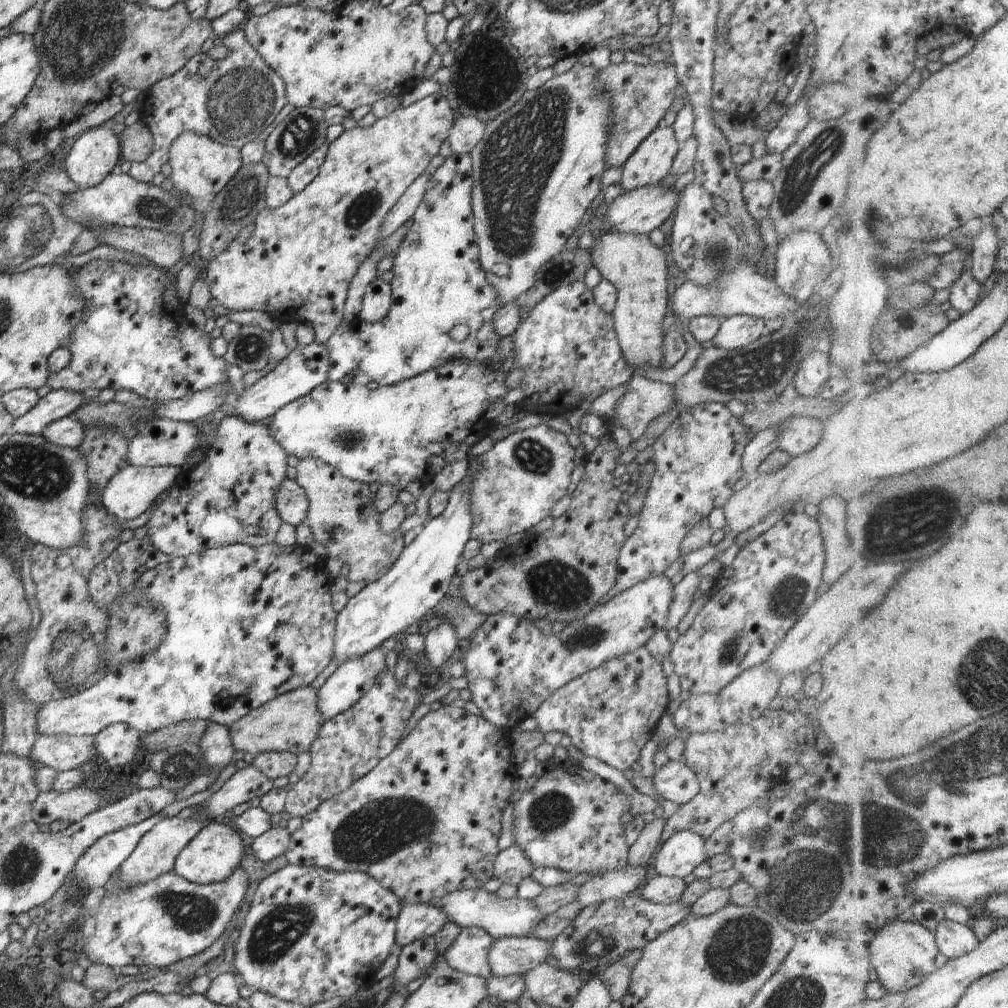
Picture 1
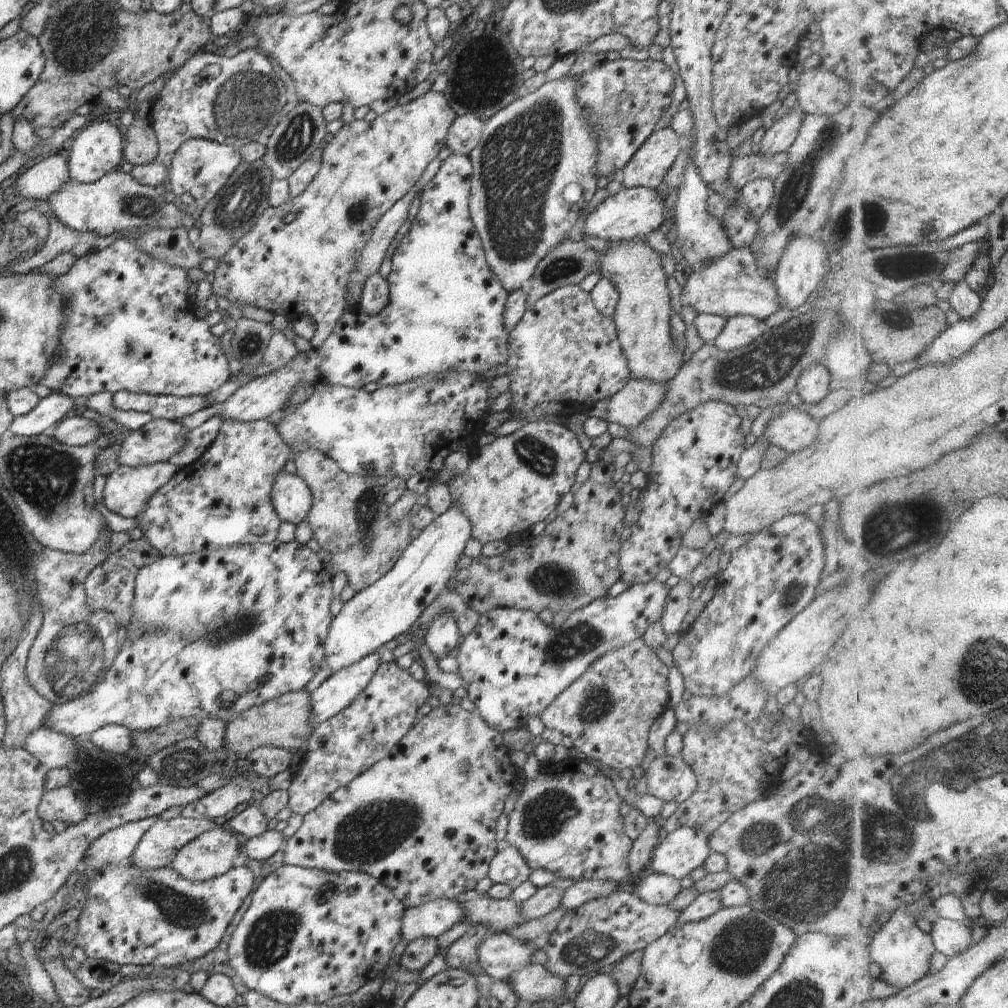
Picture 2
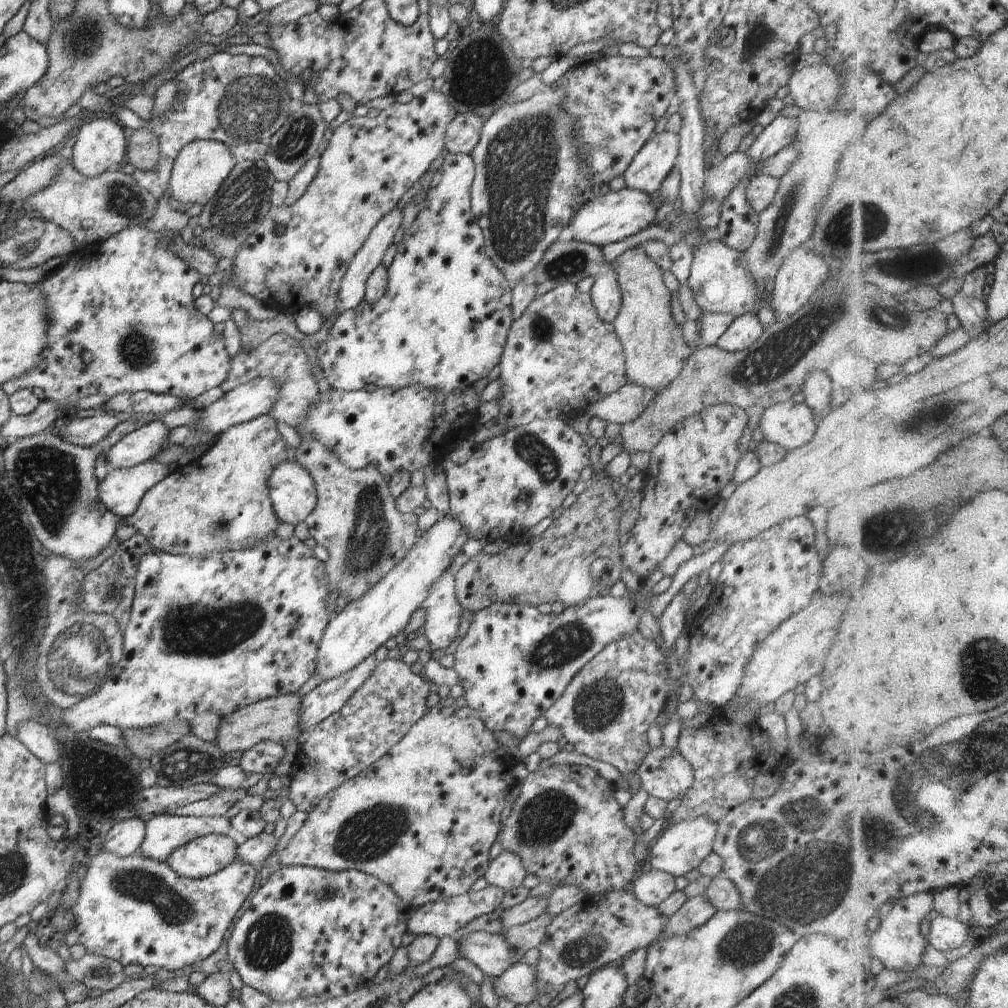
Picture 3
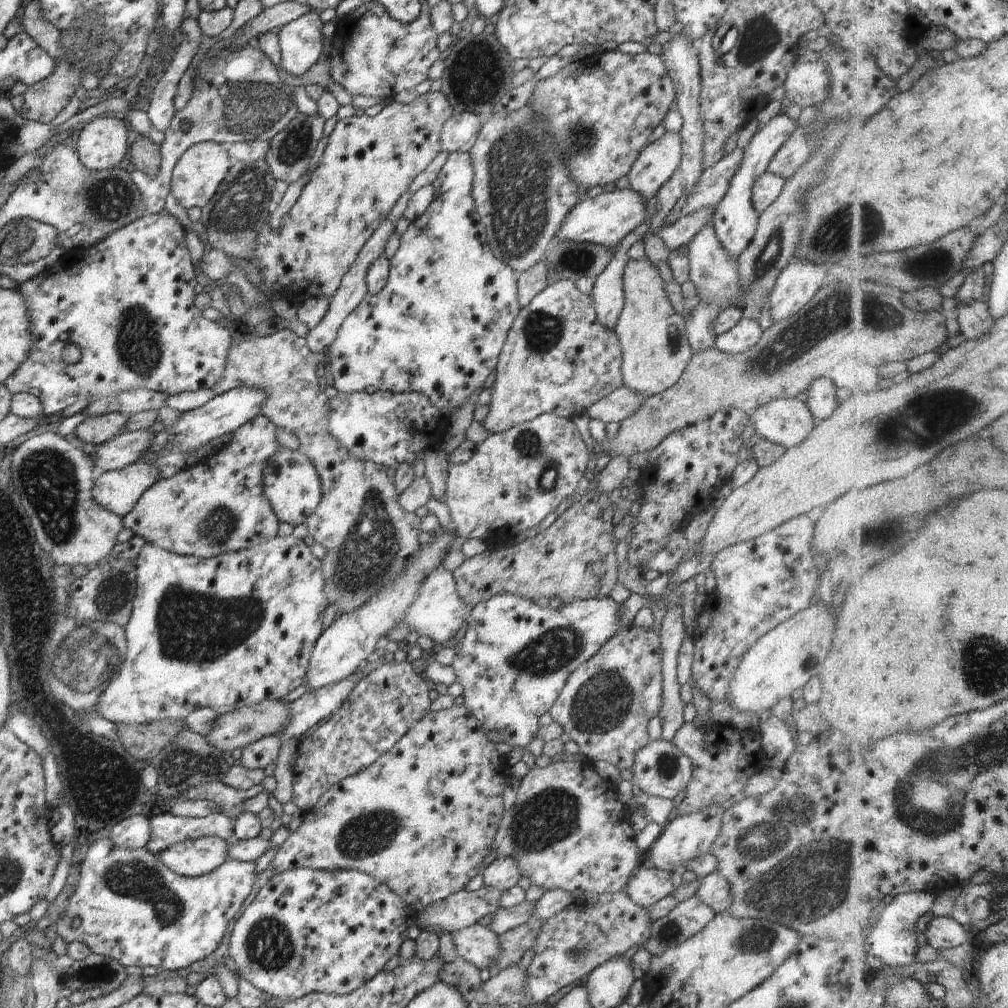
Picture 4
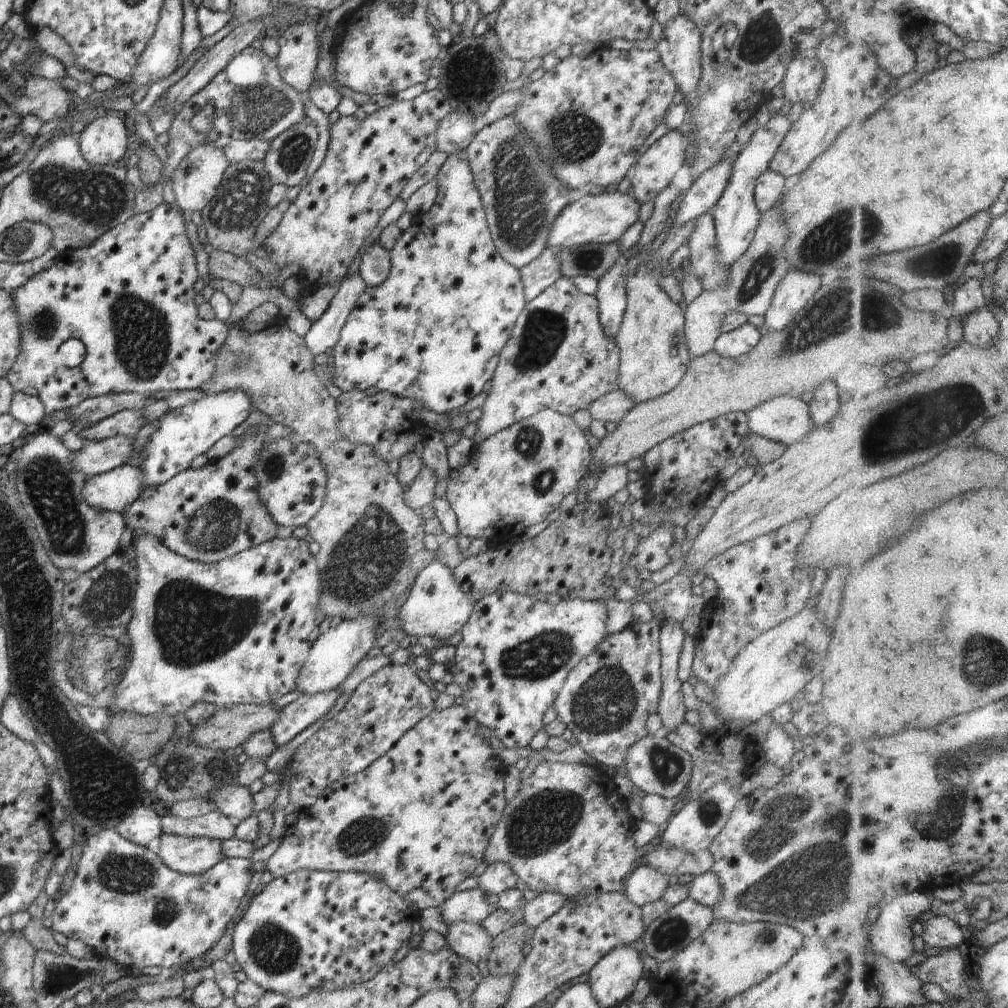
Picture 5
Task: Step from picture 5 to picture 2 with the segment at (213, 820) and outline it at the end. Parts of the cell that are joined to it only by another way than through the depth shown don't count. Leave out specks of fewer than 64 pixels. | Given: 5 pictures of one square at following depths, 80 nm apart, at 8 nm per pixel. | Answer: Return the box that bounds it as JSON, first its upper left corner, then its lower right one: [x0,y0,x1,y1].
[129,814,222,869]

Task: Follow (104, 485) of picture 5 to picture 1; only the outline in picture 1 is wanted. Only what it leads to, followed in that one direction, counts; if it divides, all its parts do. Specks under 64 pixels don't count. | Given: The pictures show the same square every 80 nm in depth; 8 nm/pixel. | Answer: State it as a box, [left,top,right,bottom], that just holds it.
[101,465,182,520]

